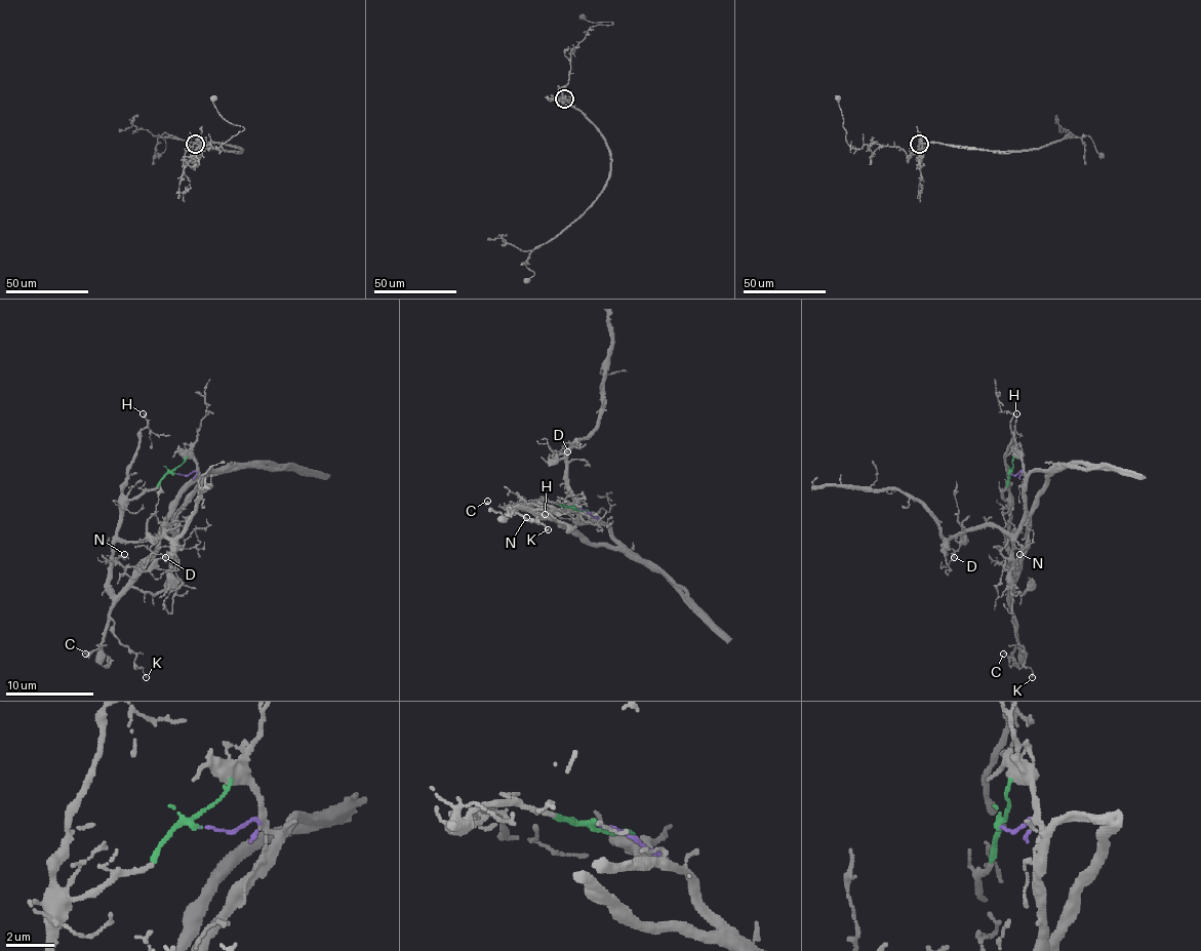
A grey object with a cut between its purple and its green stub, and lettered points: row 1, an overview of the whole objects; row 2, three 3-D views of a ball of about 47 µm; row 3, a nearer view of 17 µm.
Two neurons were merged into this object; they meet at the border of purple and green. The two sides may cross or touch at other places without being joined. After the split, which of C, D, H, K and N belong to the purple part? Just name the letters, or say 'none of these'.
D

